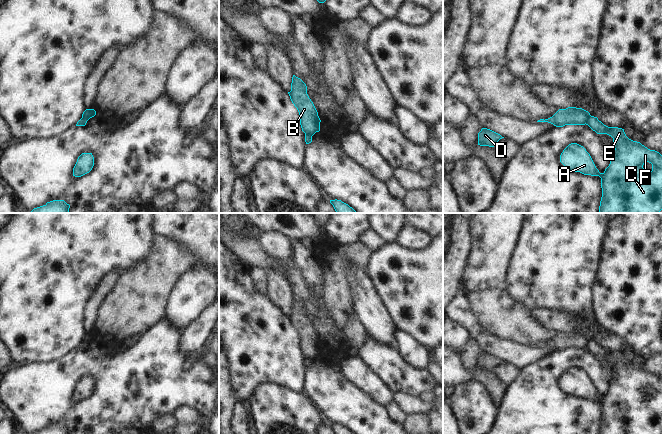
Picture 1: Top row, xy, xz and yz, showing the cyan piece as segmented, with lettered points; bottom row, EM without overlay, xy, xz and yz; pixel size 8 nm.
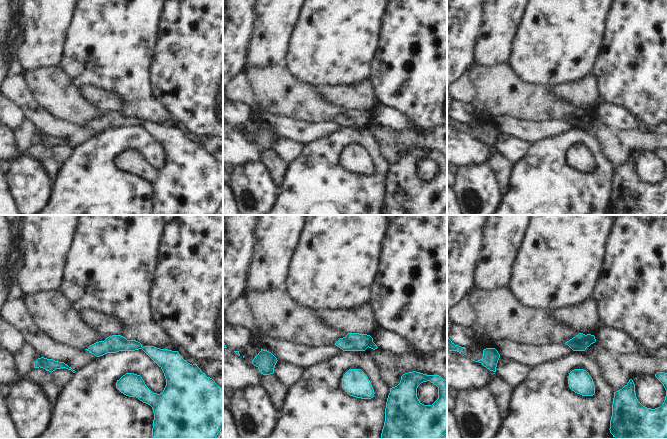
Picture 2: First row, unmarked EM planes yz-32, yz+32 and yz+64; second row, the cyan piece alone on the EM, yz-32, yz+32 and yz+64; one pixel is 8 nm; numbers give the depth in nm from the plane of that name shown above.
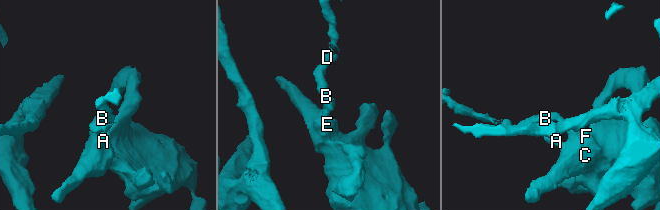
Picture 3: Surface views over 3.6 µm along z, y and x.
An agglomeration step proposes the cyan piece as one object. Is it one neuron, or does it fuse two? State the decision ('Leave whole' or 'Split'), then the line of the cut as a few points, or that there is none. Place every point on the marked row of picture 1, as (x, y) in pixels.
Split. Split along yz (590, 115), (585, 123).

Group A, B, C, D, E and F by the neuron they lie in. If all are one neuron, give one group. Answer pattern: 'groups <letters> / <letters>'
groups A C E F / B D

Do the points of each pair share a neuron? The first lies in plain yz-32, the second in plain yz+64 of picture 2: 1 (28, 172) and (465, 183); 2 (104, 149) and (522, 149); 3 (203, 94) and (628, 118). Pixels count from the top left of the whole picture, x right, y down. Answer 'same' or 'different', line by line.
1: same
2: different
3: different

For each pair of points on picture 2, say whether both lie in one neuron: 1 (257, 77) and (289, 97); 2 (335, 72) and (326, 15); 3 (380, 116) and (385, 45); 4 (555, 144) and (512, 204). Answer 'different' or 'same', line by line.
1: same
2: same
3: different
4: same

